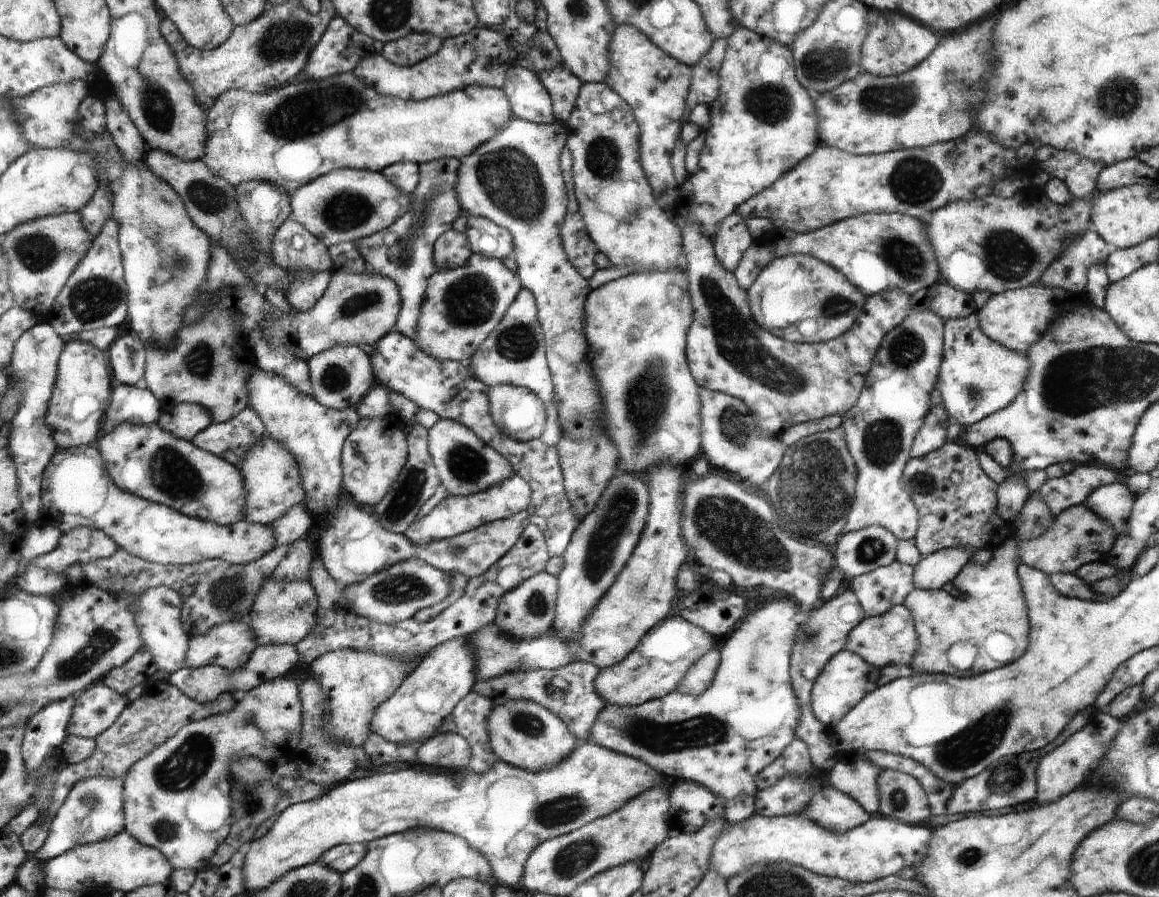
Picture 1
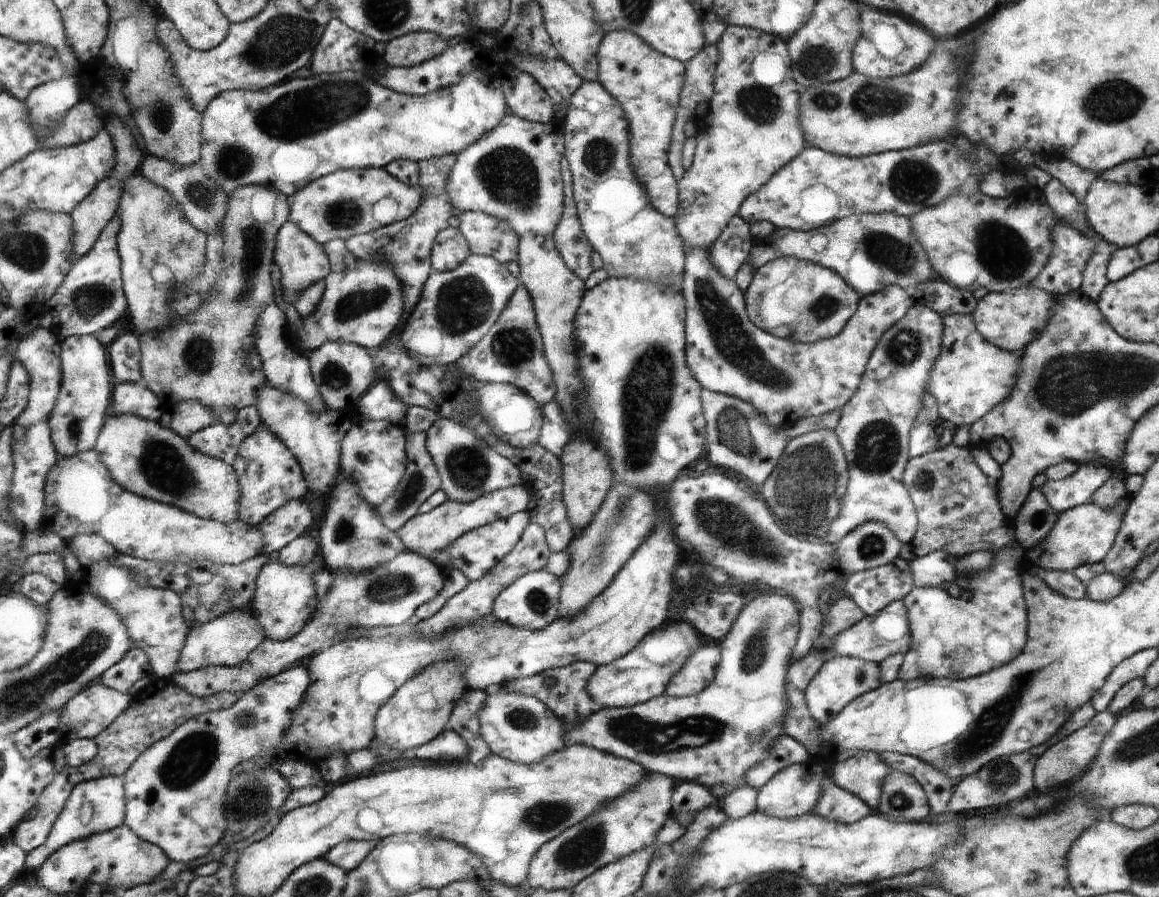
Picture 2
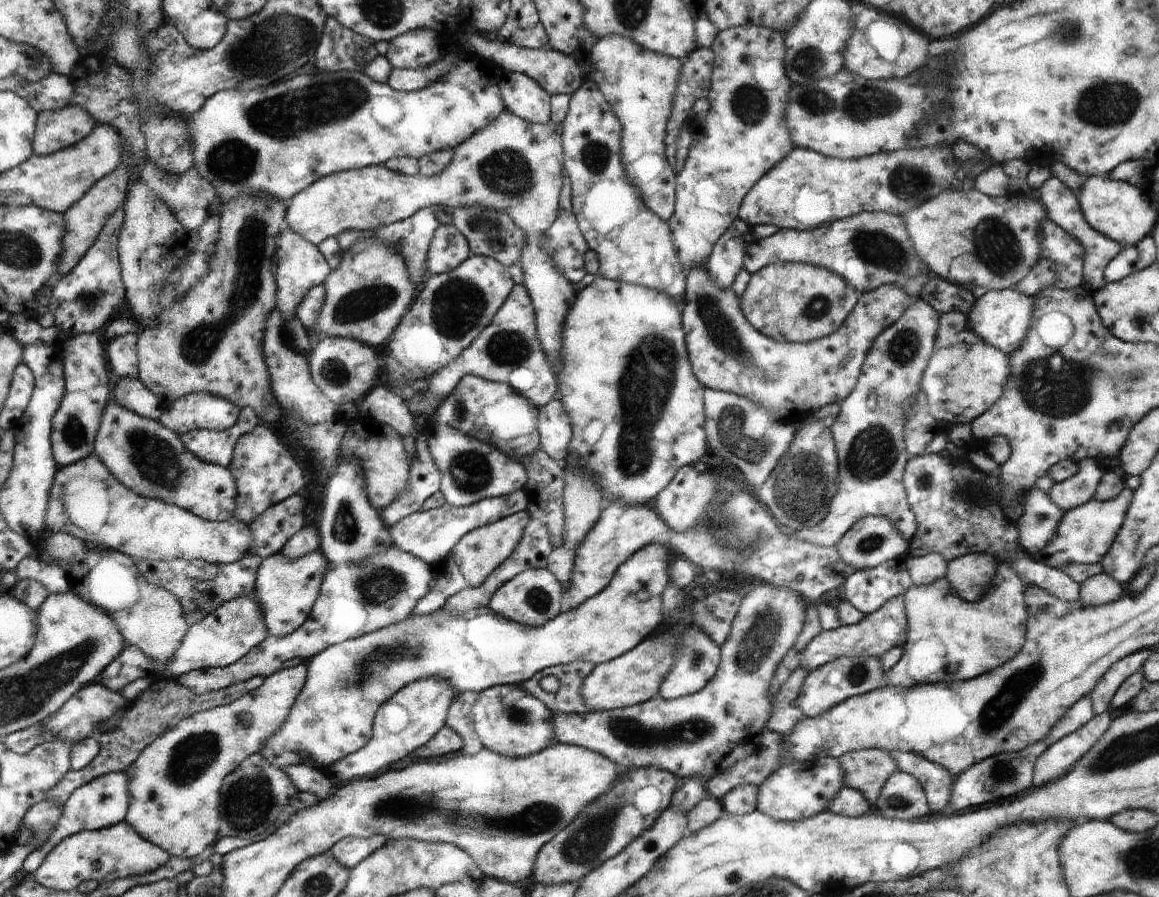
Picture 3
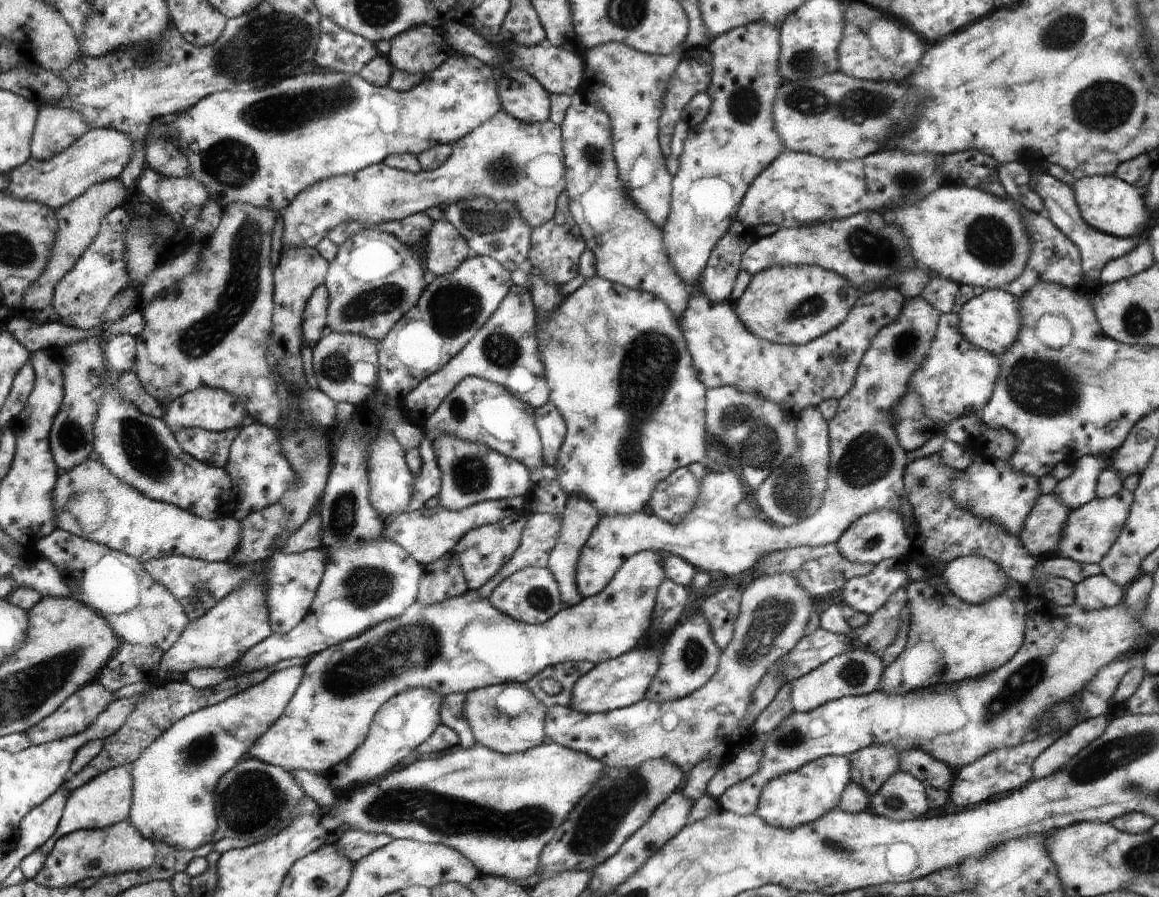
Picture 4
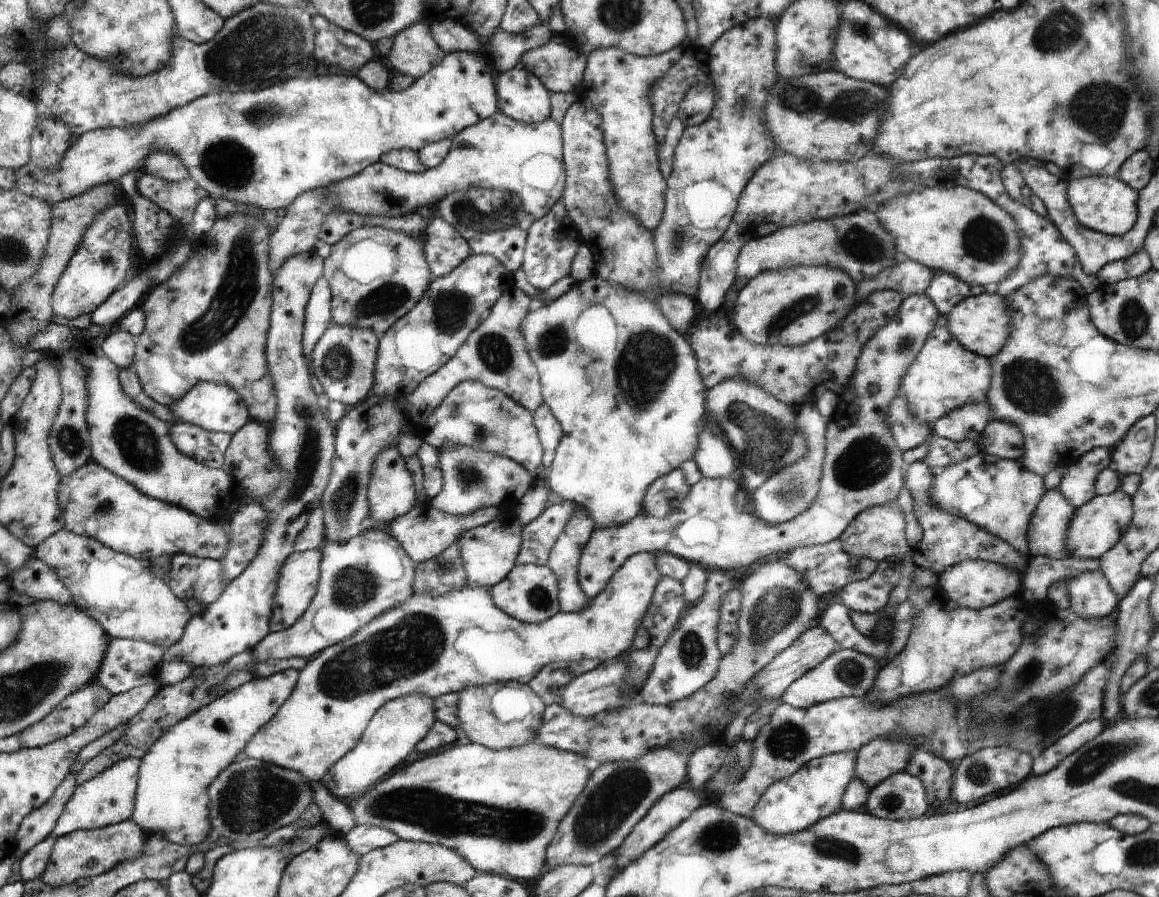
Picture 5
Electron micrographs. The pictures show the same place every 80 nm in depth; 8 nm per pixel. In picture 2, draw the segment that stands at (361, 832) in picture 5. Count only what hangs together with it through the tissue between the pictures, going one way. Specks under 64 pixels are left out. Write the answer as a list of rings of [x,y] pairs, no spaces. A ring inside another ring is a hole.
[[[371,838],[368,841],[347,840],[338,843],[336,847],[324,856],[324,858],[336,866],[339,866],[344,872],[353,871],[364,862],[369,852],[373,850],[377,840]]]

